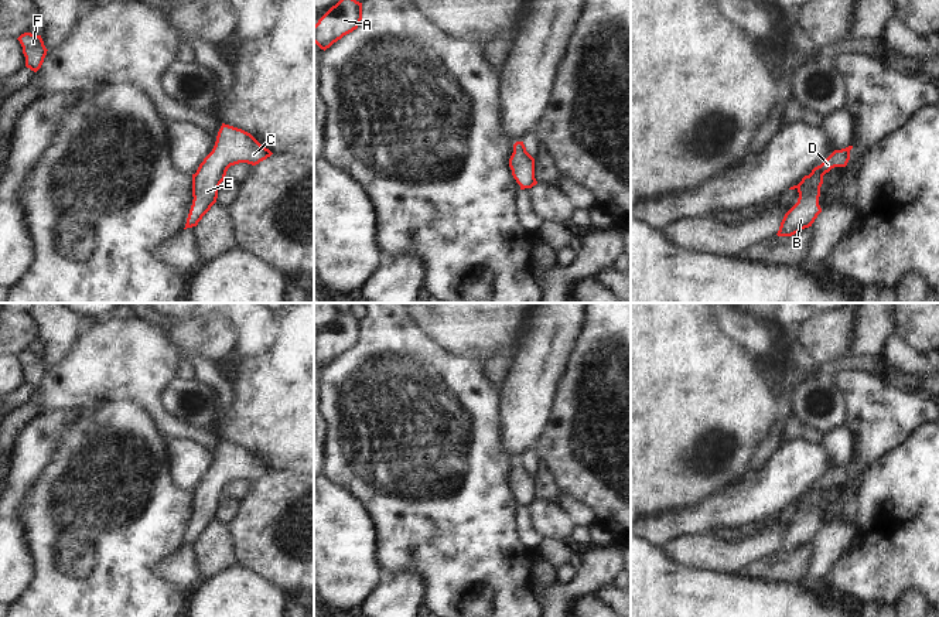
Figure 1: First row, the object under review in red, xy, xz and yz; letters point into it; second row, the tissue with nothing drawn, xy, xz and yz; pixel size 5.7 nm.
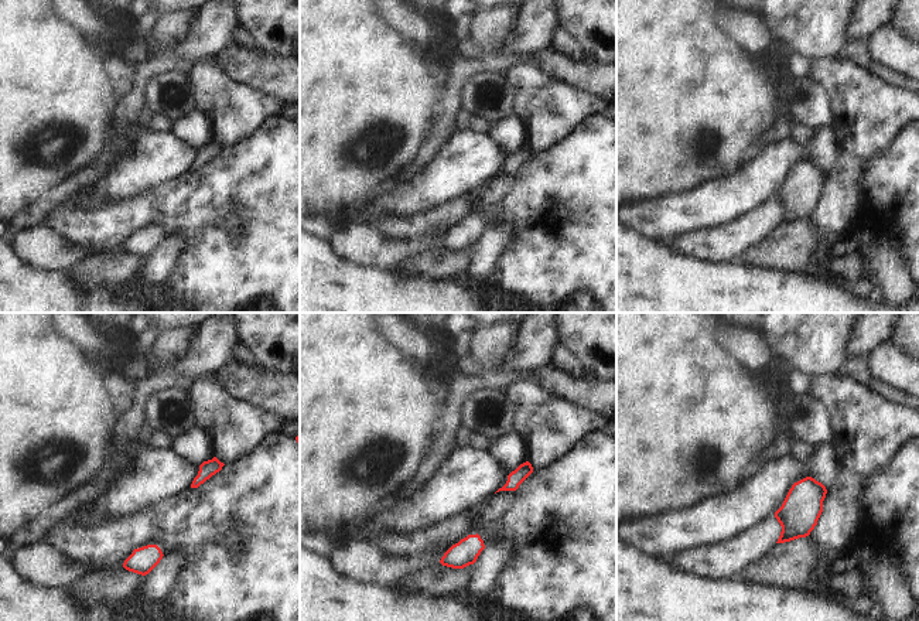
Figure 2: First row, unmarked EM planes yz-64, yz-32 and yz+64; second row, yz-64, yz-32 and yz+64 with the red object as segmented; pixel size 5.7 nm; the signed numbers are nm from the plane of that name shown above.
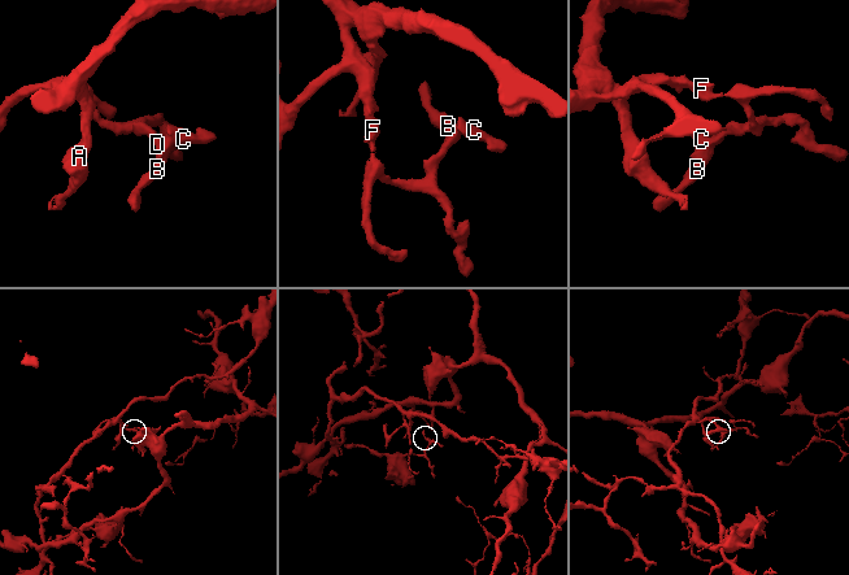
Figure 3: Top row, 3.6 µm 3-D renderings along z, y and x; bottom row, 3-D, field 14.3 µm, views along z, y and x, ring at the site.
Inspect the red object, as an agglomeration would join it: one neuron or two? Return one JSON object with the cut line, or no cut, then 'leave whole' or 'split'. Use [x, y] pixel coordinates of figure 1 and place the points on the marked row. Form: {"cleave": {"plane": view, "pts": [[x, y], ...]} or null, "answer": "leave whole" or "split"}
{"cleave": null, "answer": "leave whole"}

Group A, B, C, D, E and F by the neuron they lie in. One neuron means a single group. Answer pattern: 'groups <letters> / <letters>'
groups A B C D E F

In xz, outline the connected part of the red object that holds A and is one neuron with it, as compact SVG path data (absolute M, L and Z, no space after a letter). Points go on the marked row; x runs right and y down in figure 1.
M339 0L314 25L314 42L327 50L344 35L358 28L362 20L362 3Z

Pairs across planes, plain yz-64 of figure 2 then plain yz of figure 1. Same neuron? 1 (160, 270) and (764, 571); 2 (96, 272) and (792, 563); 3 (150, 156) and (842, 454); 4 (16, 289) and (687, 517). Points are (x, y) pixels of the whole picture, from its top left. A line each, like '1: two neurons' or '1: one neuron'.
1: two neurons
2: one neuron
3: two neurons
4: two neurons

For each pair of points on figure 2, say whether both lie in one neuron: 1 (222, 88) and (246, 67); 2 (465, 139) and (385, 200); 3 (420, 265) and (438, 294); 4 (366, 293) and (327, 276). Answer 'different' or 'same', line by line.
1: different
2: same
3: different
4: same

